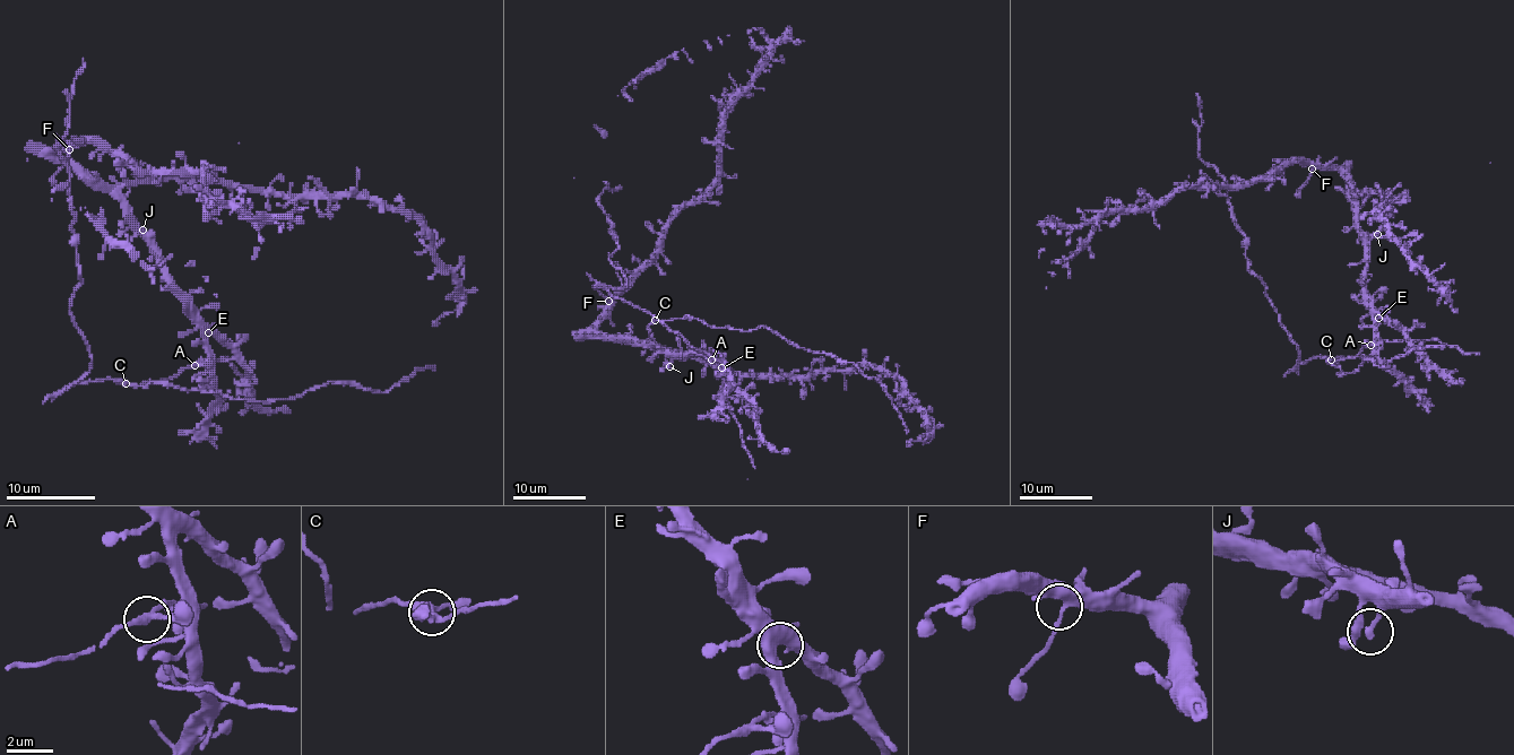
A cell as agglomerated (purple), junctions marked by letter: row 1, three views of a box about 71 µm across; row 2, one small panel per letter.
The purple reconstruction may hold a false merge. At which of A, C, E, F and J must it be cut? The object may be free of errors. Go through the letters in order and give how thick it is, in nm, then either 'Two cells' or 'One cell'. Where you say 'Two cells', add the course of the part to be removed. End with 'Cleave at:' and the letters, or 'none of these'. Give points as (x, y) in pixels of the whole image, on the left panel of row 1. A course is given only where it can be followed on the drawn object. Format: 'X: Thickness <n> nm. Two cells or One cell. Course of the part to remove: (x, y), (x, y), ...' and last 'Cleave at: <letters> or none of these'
A: Thickness 240 nm. One cell
C: Thickness 260 nm. One cell
E: Thickness 480 nm. One cell
F: Thickness 360 nm. One cell
J: Thickness 240 nm. One cell
Cleave at: none of these

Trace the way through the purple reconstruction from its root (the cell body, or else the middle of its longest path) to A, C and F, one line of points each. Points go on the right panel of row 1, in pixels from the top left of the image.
A: (1351, 189), (1354, 223), (1364, 243), (1366, 305), (1373, 317), (1373, 341), (1369, 346)
C: (1351, 189), (1354, 223), (1364, 243), (1364, 294), (1373, 317), (1373, 341), (1364, 346), (1355, 356), (1331, 359)
F: (1351, 189), (1340, 170), (1312, 168)

